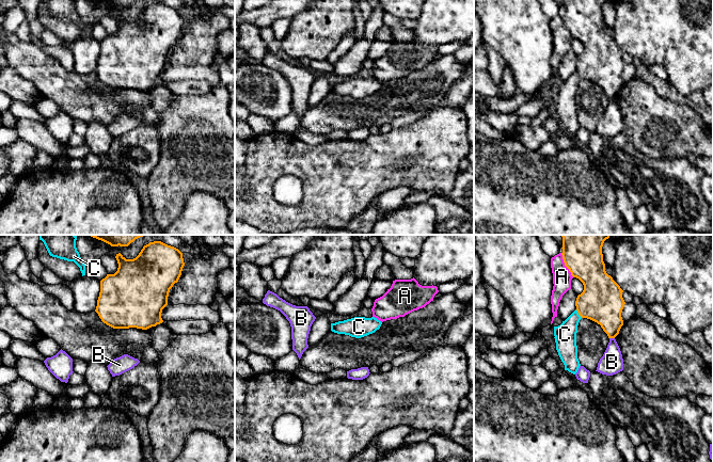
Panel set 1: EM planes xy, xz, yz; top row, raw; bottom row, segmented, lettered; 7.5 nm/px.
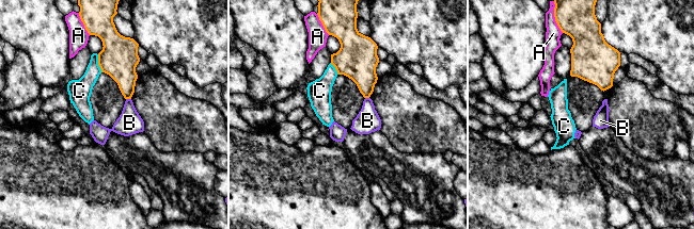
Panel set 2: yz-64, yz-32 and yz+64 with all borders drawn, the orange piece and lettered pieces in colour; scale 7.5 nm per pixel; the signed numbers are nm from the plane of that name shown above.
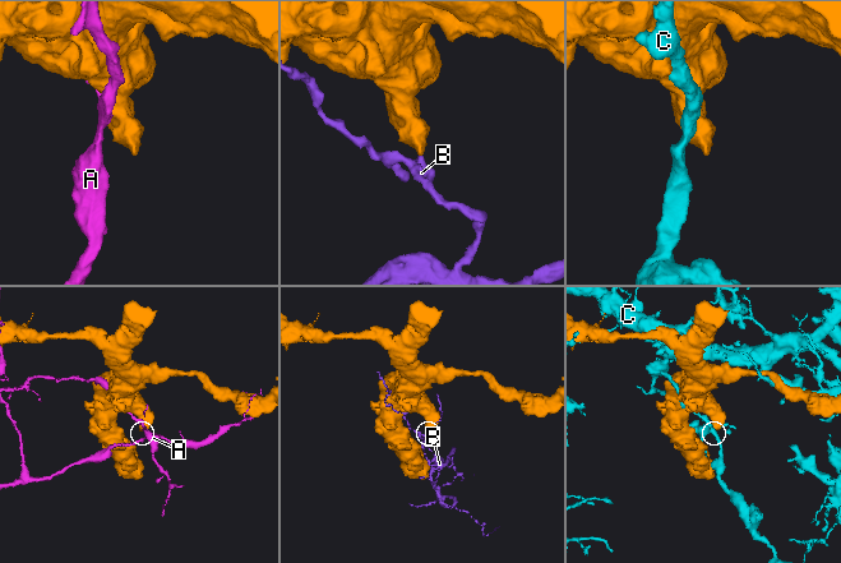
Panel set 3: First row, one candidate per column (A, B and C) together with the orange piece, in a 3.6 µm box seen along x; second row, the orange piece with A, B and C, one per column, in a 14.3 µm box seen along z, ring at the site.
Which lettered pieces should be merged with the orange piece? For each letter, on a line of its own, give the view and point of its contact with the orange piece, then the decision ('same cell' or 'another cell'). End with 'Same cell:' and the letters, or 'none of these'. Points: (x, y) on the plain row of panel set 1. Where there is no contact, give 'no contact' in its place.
A: meets orange in yz at (565, 26); another cell
B: meets orange in yz at (612, 98); another cell
C: meets orange in yz at (579, 75); another cell
Same cell: none of these

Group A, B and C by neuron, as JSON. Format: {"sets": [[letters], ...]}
{"sets": [["A"], ["B"], ["C"]]}

